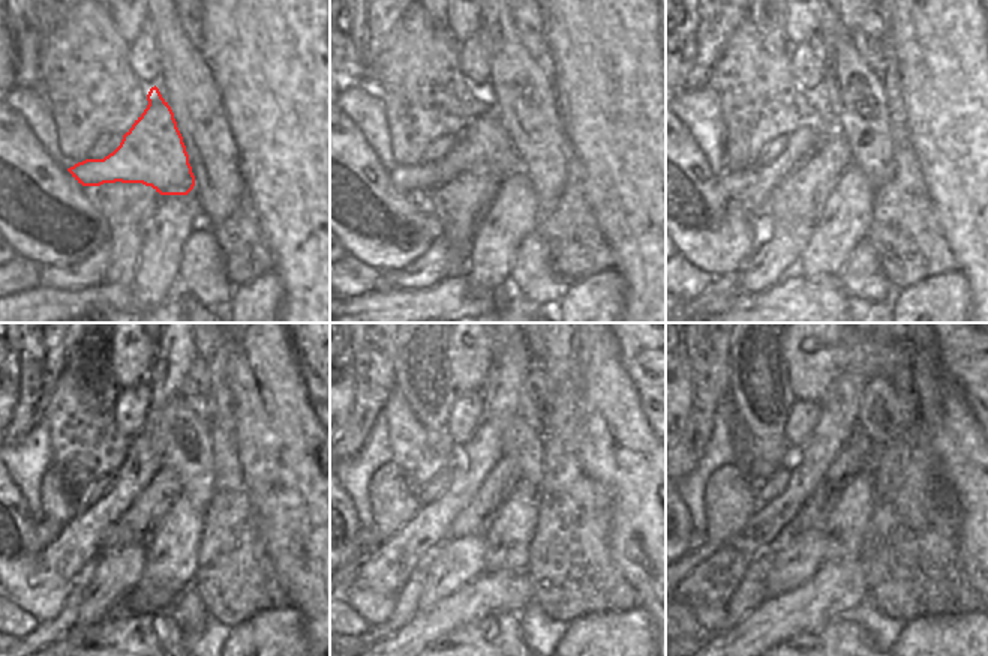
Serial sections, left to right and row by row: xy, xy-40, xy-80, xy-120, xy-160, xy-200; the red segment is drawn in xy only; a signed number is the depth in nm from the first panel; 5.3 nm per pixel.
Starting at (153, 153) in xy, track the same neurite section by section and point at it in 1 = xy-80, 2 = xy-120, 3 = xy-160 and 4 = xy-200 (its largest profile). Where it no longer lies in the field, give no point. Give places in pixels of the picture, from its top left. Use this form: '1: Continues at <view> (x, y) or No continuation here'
1: Continues at xy-80 (732, 182)
2: Continues at xy-120 (47, 530)
3: Continues at xy-160 (368, 542)
4: Continues at xy-200 (697, 539)

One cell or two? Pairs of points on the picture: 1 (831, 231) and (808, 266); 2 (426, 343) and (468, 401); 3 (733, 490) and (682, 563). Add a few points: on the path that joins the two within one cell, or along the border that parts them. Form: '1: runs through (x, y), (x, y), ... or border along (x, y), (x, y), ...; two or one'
1: runs through (831, 240), (817, 257); one
2: border along (459, 394), (446, 427); two
3: runs through (727, 509), (714, 539), (702, 551); one

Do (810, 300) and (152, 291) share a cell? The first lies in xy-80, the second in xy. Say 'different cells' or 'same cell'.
different cells

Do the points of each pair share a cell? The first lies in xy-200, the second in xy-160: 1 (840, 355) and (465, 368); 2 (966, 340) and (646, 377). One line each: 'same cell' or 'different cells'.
1: same cell
2: same cell

